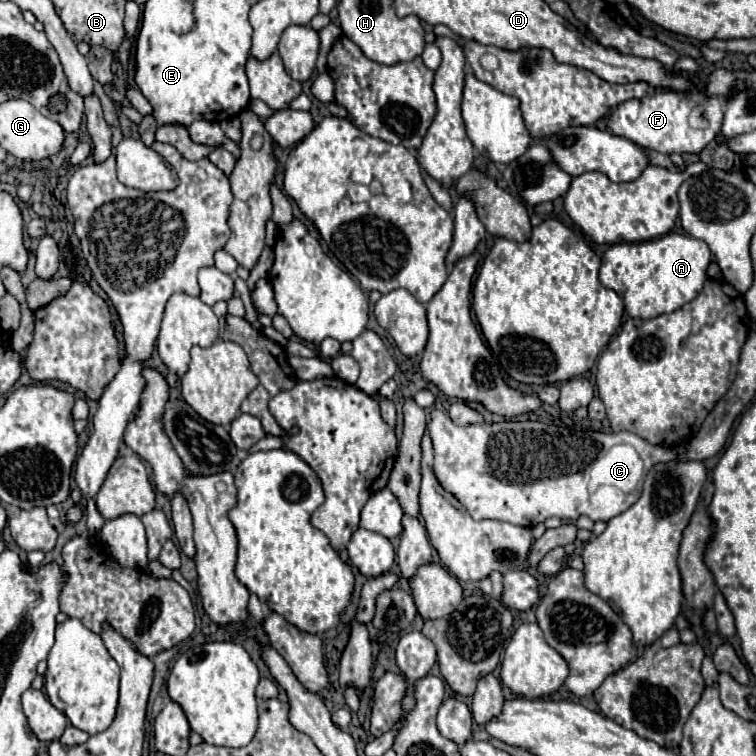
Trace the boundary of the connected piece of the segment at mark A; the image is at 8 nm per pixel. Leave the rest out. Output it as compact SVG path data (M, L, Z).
M667 233L651 241L611 245L603 255L599 281L605 287L621 293L627 315L649 319L661 313L671 313L697 297L707 281L709 259L711 251L705 241L689 235Z

